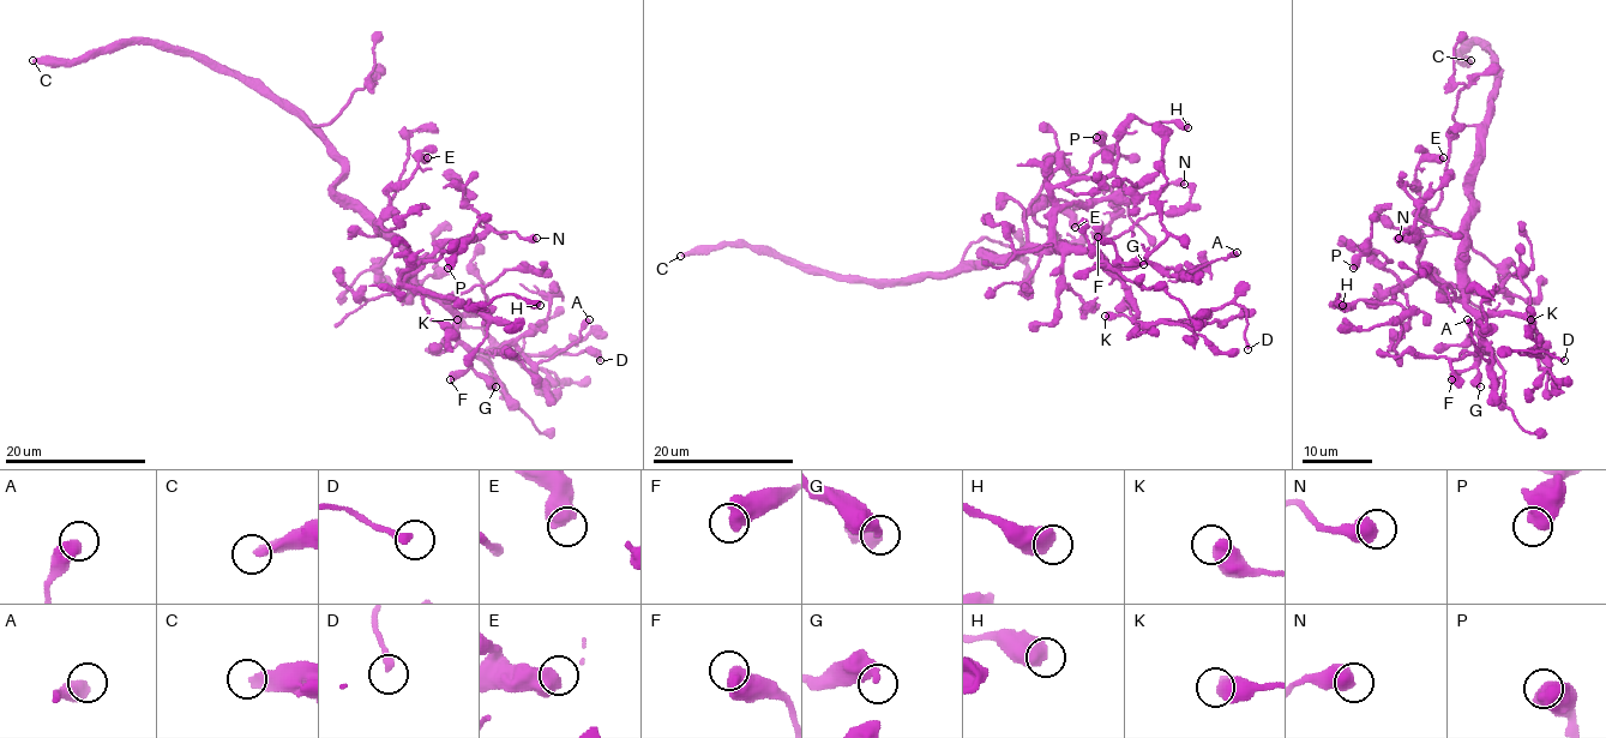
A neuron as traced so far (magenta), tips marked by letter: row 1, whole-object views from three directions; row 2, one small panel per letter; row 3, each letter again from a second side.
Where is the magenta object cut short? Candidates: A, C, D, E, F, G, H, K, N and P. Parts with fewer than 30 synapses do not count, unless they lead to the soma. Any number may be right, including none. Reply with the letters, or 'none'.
C

